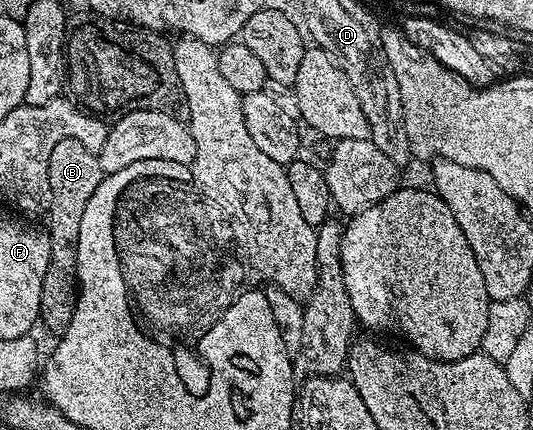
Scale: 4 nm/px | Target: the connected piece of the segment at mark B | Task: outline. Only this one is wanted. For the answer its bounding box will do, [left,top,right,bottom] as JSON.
[39,138,105,334]

